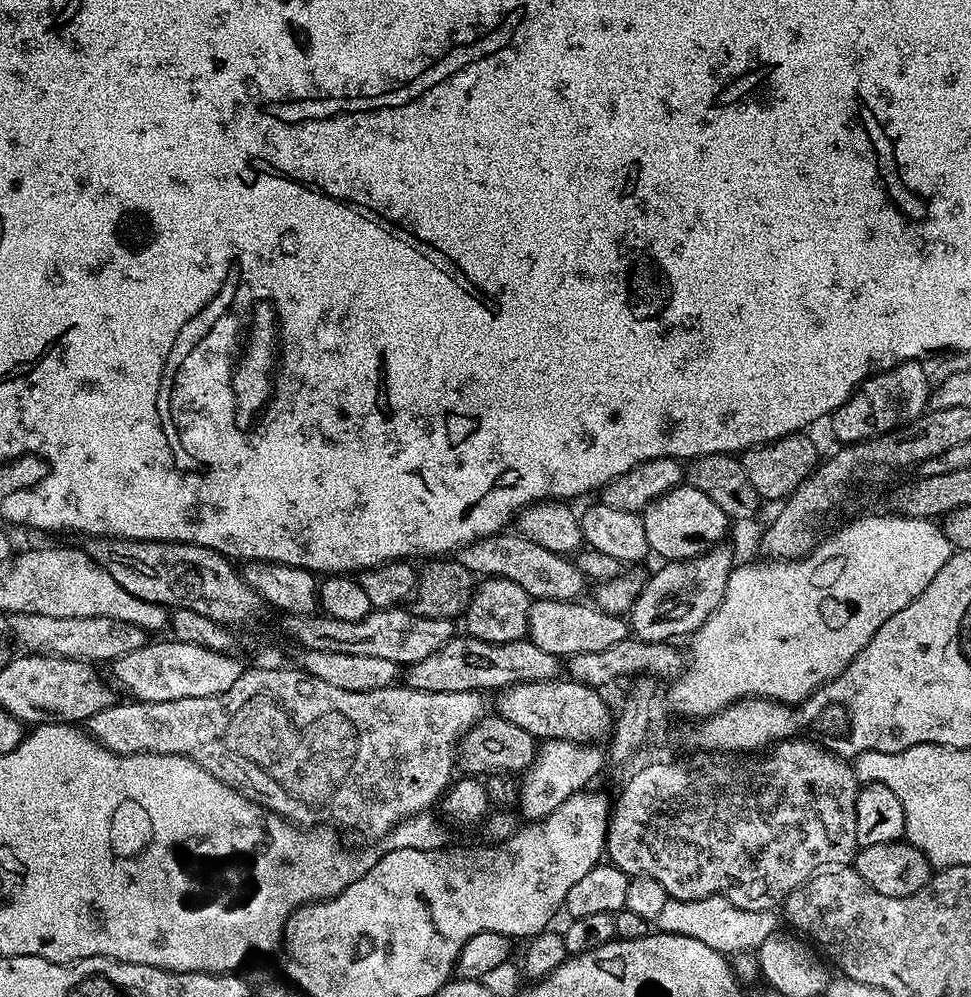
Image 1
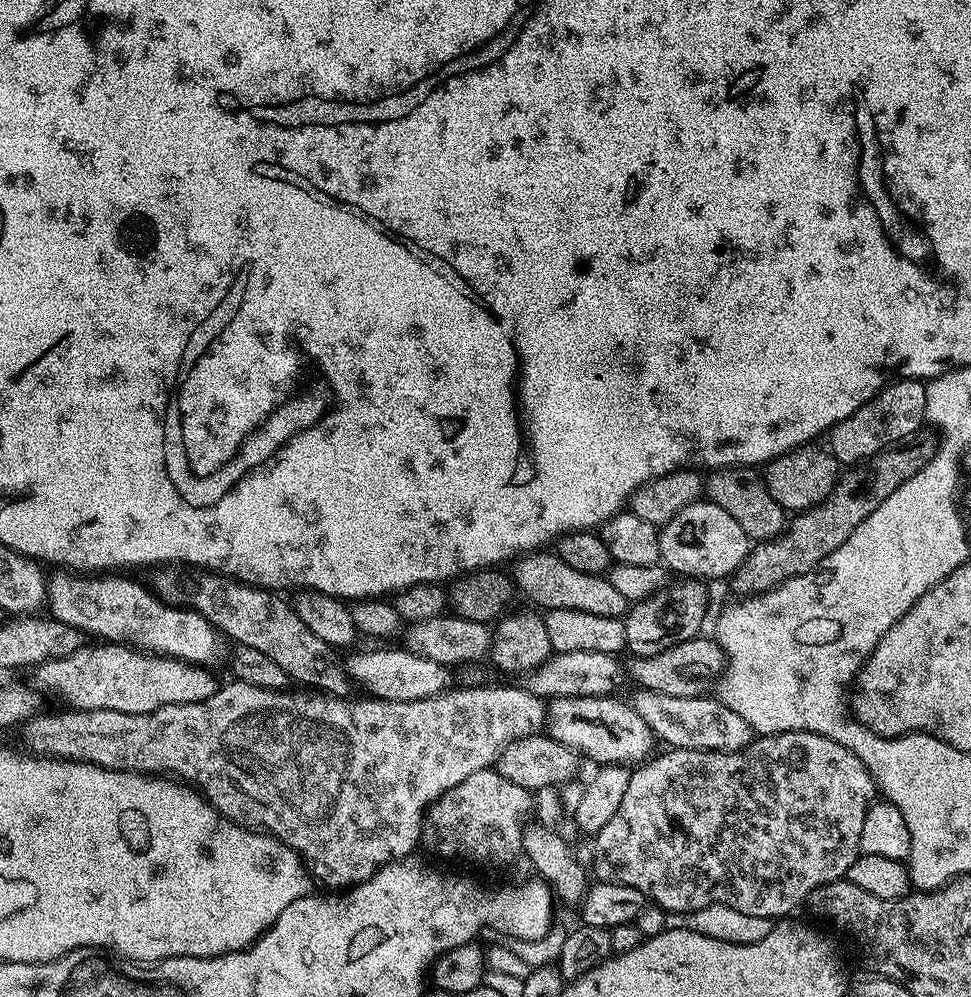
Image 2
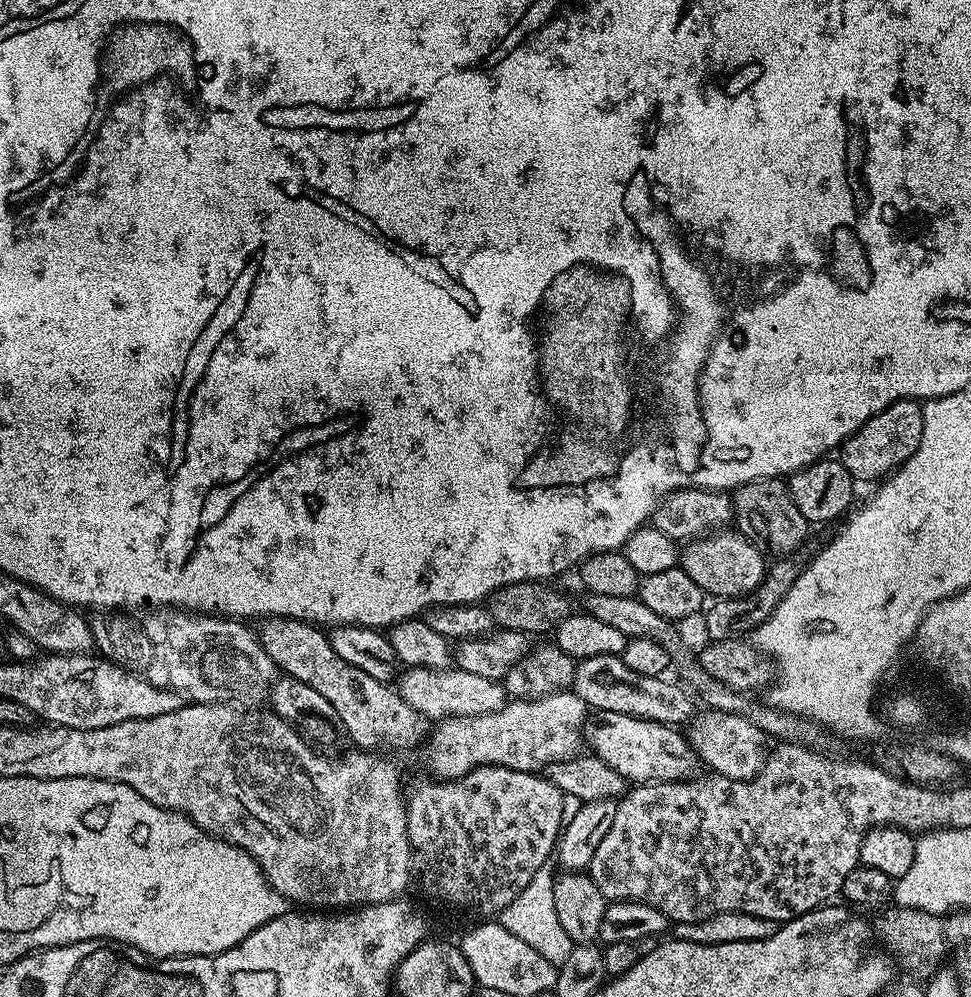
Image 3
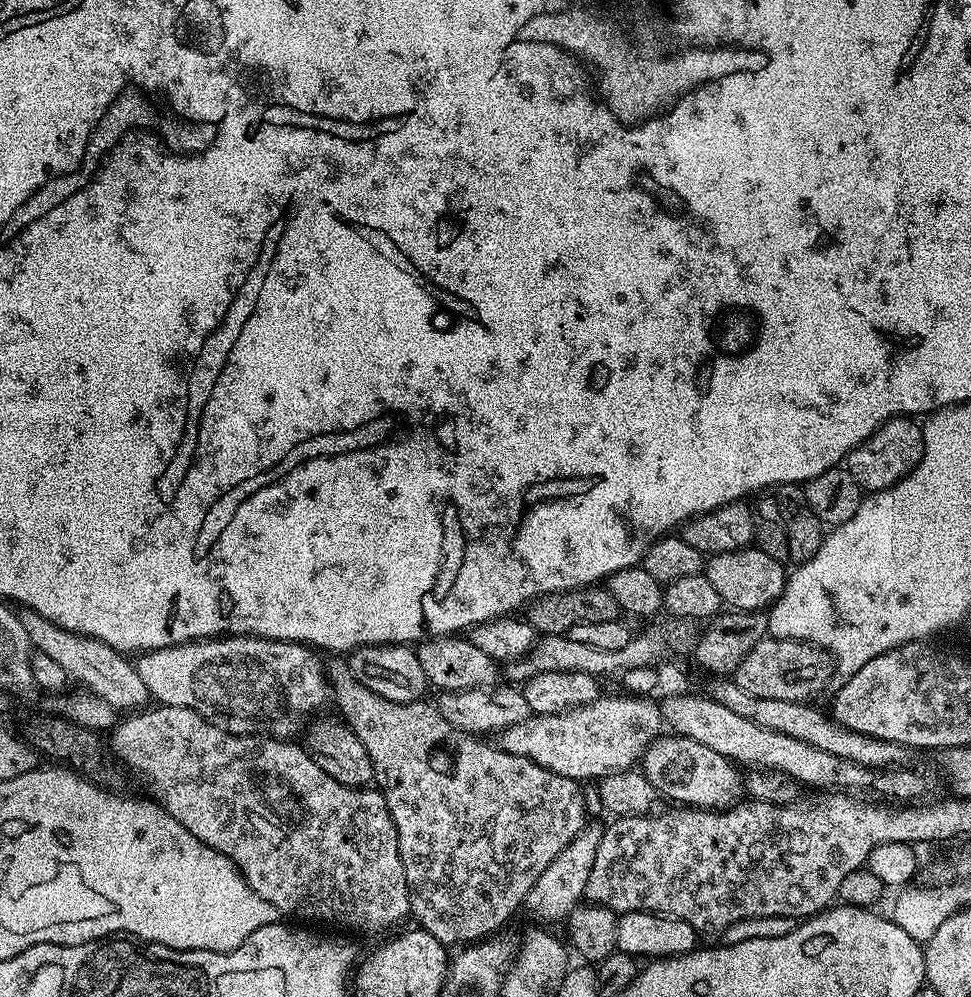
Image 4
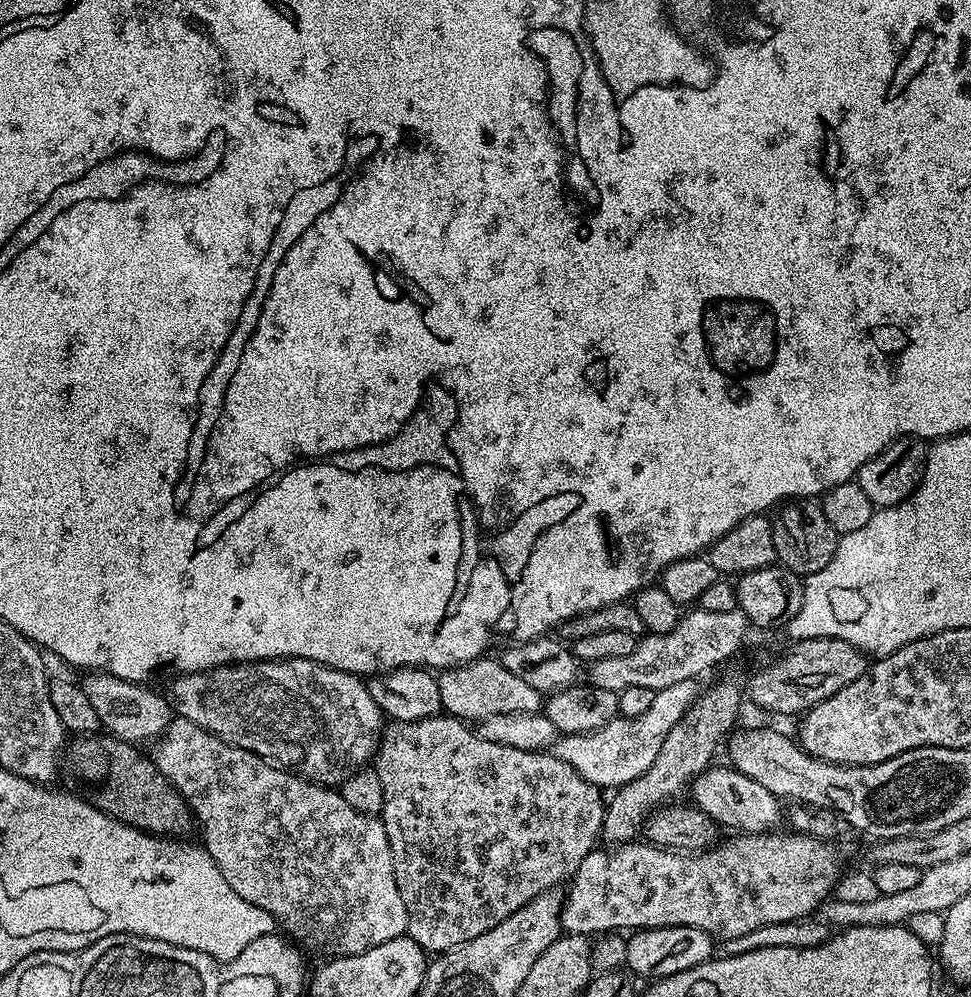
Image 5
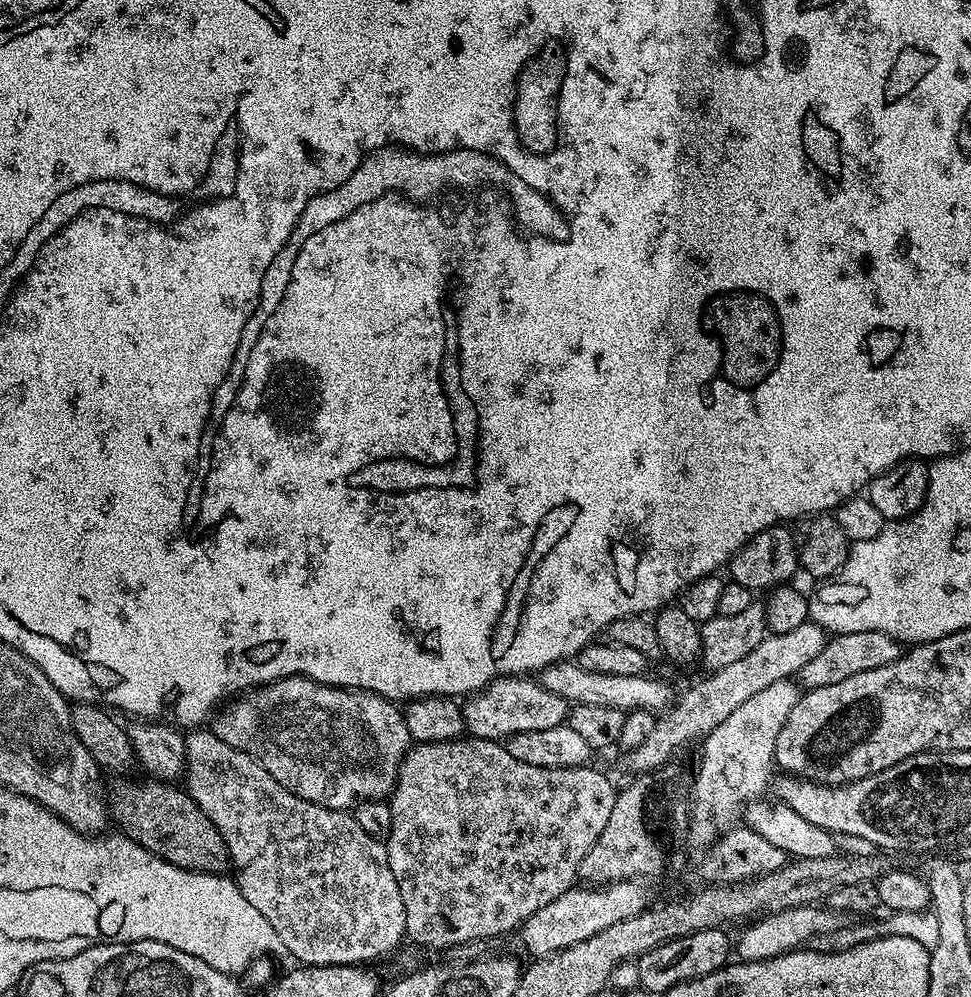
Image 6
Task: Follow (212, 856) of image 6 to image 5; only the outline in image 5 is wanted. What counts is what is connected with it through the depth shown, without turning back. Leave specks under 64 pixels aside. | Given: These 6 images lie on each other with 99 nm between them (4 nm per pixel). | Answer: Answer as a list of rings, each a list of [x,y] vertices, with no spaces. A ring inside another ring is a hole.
[[[80,734],[76,740],[67,745],[62,753],[62,772],[68,775],[76,786],[75,791],[83,796],[89,804],[98,810],[110,814],[115,820],[141,828],[153,836],[169,838],[187,837],[187,832],[194,828],[194,817],[182,794],[158,770],[155,759],[151,755],[143,756],[141,749],[134,744],[127,744],[111,734]]]

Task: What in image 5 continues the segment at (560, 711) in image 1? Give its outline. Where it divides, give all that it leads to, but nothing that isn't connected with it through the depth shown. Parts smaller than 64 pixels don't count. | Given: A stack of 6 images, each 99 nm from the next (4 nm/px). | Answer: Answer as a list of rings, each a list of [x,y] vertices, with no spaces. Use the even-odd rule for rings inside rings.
[[[709,766],[703,773],[701,773],[700,776],[696,777],[695,780],[692,781],[690,785],[690,800],[693,805],[697,808],[701,808],[707,816],[712,819],[717,826],[719,826],[721,829],[724,828],[732,828],[728,830],[735,830],[737,833],[740,834],[747,834],[750,832],[771,832],[773,829],[777,827],[776,824],[779,822],[780,818],[782,820],[782,808],[780,812],[780,807],[782,807],[781,801],[778,799],[777,796],[774,794],[770,794],[770,790],[766,790],[766,786],[761,786],[760,783],[754,782],[754,778],[746,778],[746,774],[742,774],[740,771],[738,771],[736,768],[731,766],[725,766],[725,768],[716,768],[717,766]]]

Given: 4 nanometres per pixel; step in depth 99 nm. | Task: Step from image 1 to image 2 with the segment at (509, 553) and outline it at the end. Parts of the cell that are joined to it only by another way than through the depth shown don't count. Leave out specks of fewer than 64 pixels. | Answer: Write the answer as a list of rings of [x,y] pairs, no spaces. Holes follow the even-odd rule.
[[[552,550],[529,552],[519,557],[511,565],[510,575],[517,589],[523,595],[525,592],[540,610],[582,610],[602,618],[621,618],[630,607],[630,601],[622,598],[622,593],[608,581],[607,575],[582,574],[582,570],[566,566],[566,562]]]

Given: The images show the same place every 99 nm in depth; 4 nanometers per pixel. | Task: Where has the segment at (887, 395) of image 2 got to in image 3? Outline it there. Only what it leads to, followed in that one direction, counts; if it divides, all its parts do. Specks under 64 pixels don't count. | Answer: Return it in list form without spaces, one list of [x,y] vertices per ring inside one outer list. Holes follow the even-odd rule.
[[[899,400],[886,406],[886,410],[874,414],[853,436],[846,438],[838,449],[838,459],[842,466],[846,466],[853,481],[883,481],[918,450],[918,442],[922,442],[923,425],[924,409],[921,401]]]

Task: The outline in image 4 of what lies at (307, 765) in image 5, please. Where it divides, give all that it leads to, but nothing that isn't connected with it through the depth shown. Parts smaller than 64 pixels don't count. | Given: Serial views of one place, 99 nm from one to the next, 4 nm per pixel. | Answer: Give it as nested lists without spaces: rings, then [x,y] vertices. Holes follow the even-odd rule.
[[[222,636],[206,640],[192,640],[189,644],[176,644],[173,648],[161,648],[159,652],[140,654],[135,657],[134,665],[138,678],[142,678],[142,683],[146,686],[149,697],[151,697],[157,705],[166,708],[189,708],[190,710],[194,710],[199,716],[218,718],[219,723],[223,725],[227,731],[240,738],[247,737],[244,735],[249,732],[249,734],[252,735],[249,737],[252,738],[271,738],[288,742],[296,738],[296,735],[298,735],[300,731],[301,735],[301,733],[305,731],[306,725],[313,719],[311,716],[314,715],[324,703],[329,703],[330,681],[326,675],[325,665],[323,663],[320,665],[319,658],[321,659],[321,657],[306,644],[285,642],[282,640],[259,640],[256,636]]]

